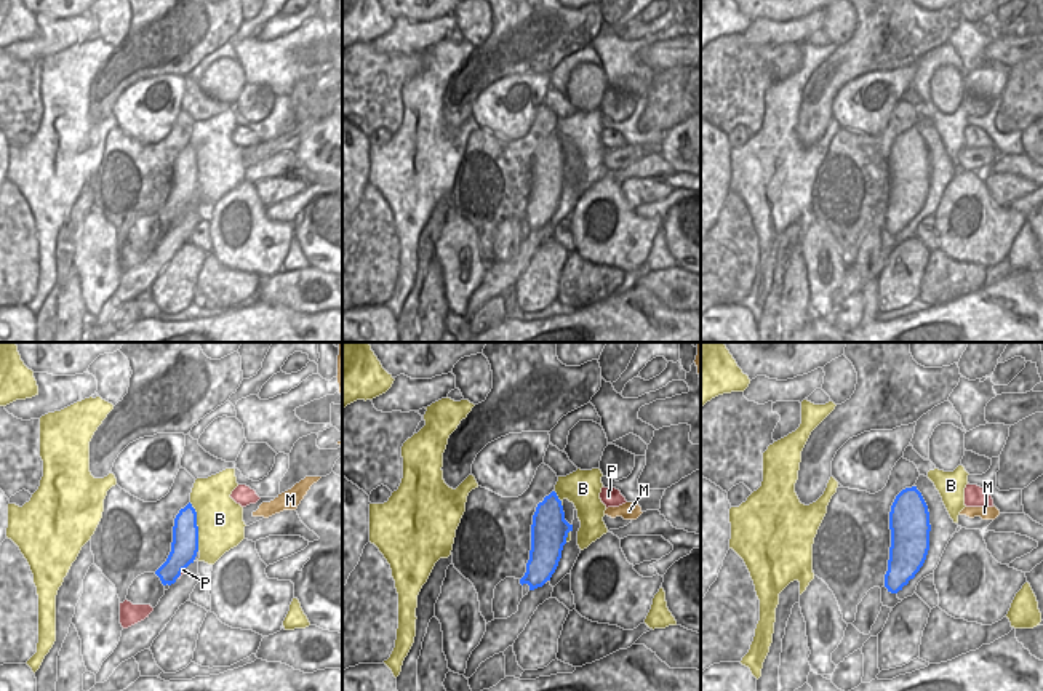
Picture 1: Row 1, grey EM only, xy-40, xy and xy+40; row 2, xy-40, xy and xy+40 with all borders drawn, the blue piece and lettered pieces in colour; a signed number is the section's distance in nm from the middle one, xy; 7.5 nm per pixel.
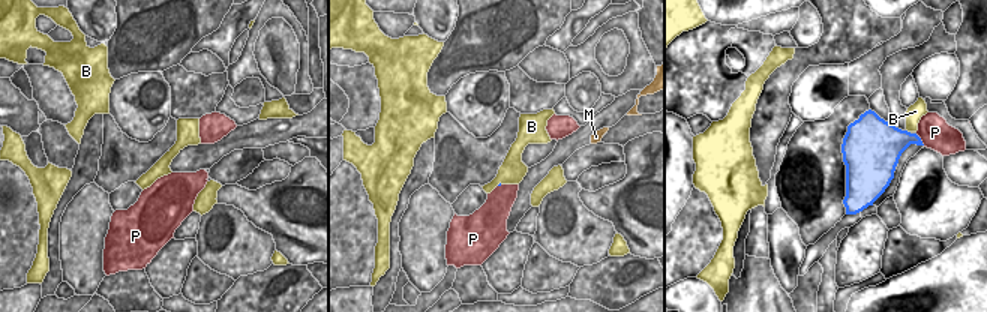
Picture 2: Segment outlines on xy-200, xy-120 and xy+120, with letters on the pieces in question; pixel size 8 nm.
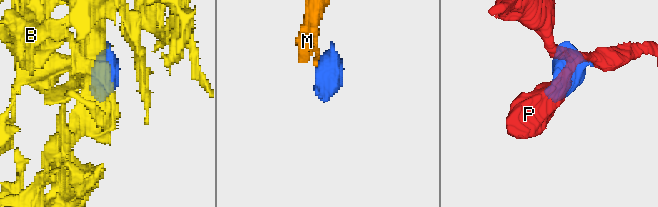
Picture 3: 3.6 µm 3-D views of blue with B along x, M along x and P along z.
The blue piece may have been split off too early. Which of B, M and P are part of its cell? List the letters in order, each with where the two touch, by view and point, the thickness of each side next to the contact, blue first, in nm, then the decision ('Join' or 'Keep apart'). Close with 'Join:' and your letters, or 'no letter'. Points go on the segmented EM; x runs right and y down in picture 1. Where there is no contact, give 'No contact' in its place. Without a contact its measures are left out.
B: Touches blue at xy-40 (197, 527). Thickness 200 nm (blue) against 360 nm. Keep apart
M: Touches blue at xy (546, 581). Thickness 240 nm (blue) against 20 nm. Join
P: Touches blue at xy-40 (181, 571). Thickness 200 nm (blue) against 20 nm. Keep apart
Join: M.

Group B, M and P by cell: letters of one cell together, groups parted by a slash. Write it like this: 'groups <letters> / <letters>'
groups B / M / P

